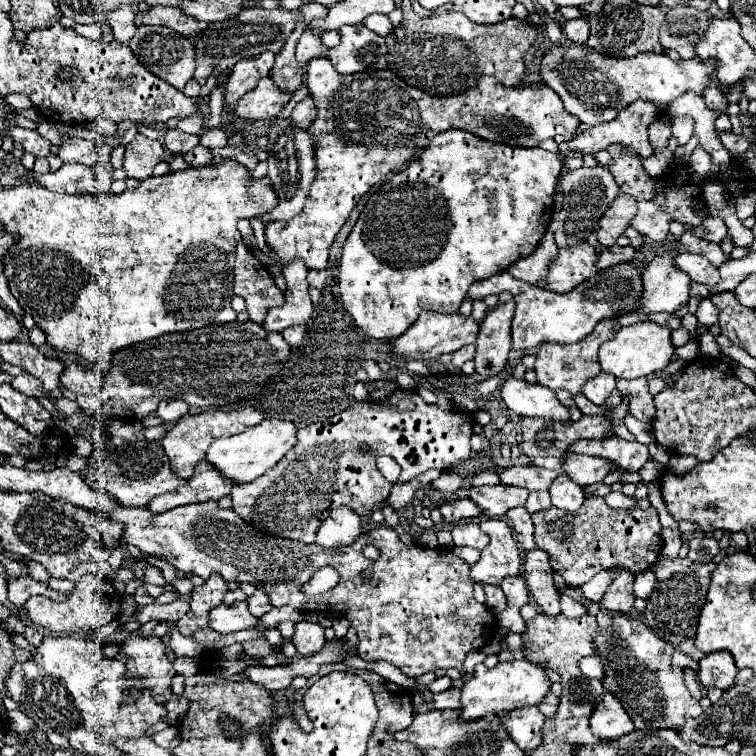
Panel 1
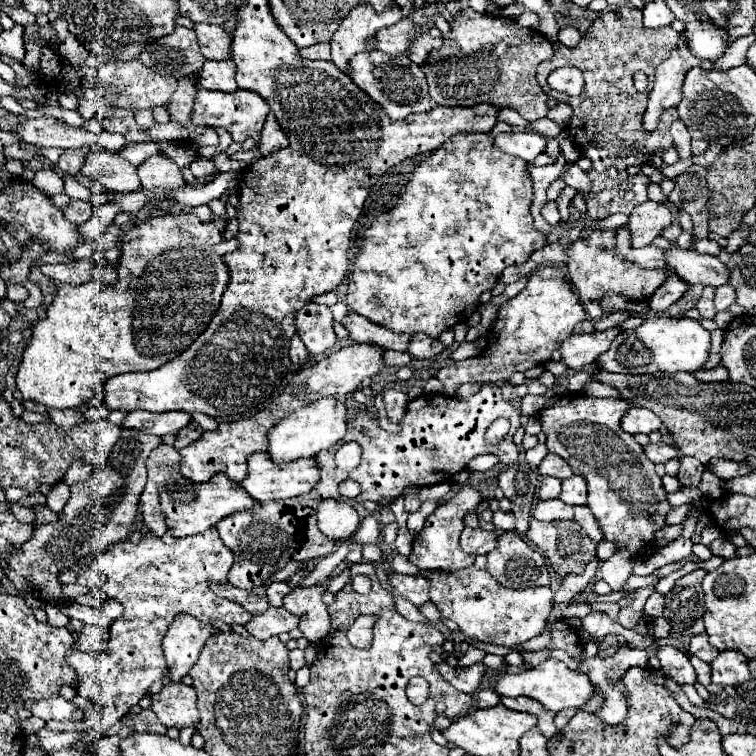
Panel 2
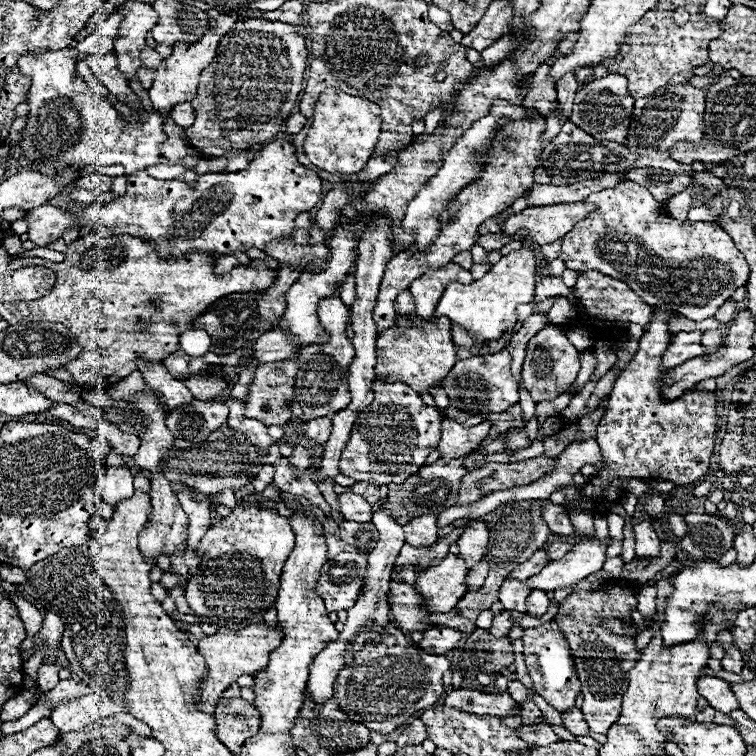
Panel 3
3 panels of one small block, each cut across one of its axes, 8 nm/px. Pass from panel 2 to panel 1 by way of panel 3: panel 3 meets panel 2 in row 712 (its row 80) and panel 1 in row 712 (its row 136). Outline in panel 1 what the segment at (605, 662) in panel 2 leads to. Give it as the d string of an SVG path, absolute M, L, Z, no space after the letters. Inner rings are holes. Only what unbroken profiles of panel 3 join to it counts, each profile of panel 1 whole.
M604 692L602 702L590 716L590 726L598 738L610 738L610 740L618 740L620 736L634 732L630 716L626 714L618 698L610 692Z

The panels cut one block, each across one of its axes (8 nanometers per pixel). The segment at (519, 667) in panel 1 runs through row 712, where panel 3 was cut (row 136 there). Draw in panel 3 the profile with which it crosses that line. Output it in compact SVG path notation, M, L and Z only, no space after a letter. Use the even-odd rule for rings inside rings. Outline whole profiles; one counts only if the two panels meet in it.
M494 100L492 108L490 108L490 114L480 118L478 122L474 122L456 142L454 146L442 154L442 166L438 168L438 172L420 188L420 192L408 202L408 208L406 208L406 216L404 216L404 222L402 222L402 228L404 232L412 234L414 236L414 246L418 248L418 252L422 252L422 248L426 248L426 244L430 244L430 240L434 240L434 236L438 236L438 228L442 228L438 224L438 216L448 208L450 200L478 174L480 170L480 164L476 160L476 152L484 150L484 144L490 140L490 138L498 138L500 136L500 130L494 134L494 124L498 122L498 118L508 118L510 122L514 120L520 120L520 118L526 118L526 108L518 108L518 106L510 106L510 102L506 100Z

